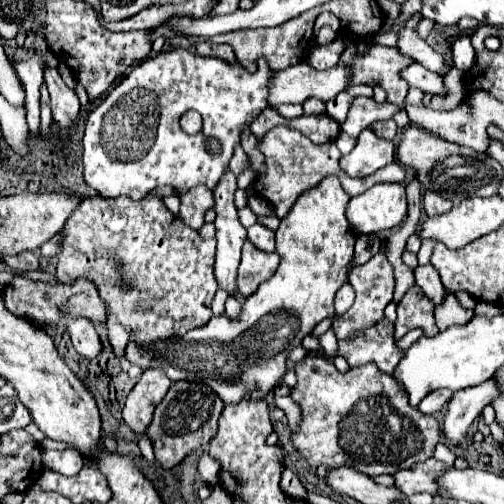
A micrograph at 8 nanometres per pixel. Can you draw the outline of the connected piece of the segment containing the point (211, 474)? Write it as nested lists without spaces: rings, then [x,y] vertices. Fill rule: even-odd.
[[[208,452],[202,454],[202,458],[198,462],[198,472],[208,484],[212,484],[212,486],[218,484],[218,462]]]

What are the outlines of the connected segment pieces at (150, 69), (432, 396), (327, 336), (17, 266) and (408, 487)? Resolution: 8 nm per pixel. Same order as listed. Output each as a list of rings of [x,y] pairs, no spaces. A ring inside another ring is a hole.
[[[174,48],[170,52],[160,52],[154,58],[138,64],[104,100],[90,112],[84,130],[84,180],[104,198],[130,196],[132,200],[142,200],[150,190],[158,186],[172,186],[176,194],[188,192],[196,186],[208,186],[214,190],[228,170],[228,162],[234,154],[234,146],[240,144],[242,128],[258,118],[270,104],[266,104],[266,92],[270,92],[270,68],[266,60],[258,60],[256,72],[246,72],[242,64],[226,64],[226,60],[214,60],[198,56],[184,48]],[[188,110],[202,114],[204,128],[200,134],[190,136],[180,128],[180,116]],[[214,136],[222,144],[222,156],[214,158],[206,152],[204,140]]]
[[[448,388],[434,390],[434,392],[430,392],[430,394],[420,402],[418,408],[420,408],[422,414],[434,414],[434,412],[442,410],[442,406],[450,400],[450,396],[452,396],[452,392],[450,392]]]
[[[328,330],[328,332],[324,332],[322,336],[318,336],[318,340],[320,340],[320,344],[322,344],[324,356],[326,356],[328,360],[332,360],[332,358],[336,356],[336,352],[338,352],[338,340],[336,340],[334,332]]]
[[[22,252],[18,256],[6,256],[4,262],[12,270],[40,270],[40,262],[34,252]]]
[[[436,458],[424,460],[422,464],[414,464],[402,472],[396,472],[396,486],[406,494],[418,494],[418,492],[428,492],[428,494],[436,494],[438,492],[438,484],[434,484],[434,480],[438,476],[442,476],[442,472],[446,472],[448,466]]]

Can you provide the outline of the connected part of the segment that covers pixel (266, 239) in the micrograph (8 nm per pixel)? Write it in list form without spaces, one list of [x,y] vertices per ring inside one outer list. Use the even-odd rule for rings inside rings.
[[[254,224],[248,228],[248,240],[264,252],[274,252],[274,232],[262,224]]]

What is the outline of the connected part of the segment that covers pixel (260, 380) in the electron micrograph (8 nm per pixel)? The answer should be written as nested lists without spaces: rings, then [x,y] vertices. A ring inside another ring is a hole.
[[[334,175],[324,178],[318,188],[310,188],[310,192],[304,192],[296,200],[294,208],[290,208],[290,212],[282,218],[280,228],[276,230],[276,252],[282,256],[278,272],[270,280],[266,280],[252,296],[246,298],[238,318],[230,318],[224,312],[220,316],[214,316],[202,328],[194,328],[192,332],[186,332],[184,336],[174,336],[170,340],[158,340],[154,344],[148,344],[146,348],[142,348],[142,344],[130,342],[130,346],[126,346],[124,358],[130,364],[140,366],[142,370],[162,368],[172,382],[204,382],[222,398],[224,404],[238,404],[238,400],[242,400],[246,392],[250,392],[252,400],[266,398],[270,390],[274,390],[282,382],[288,370],[286,362],[290,352],[302,344],[304,336],[310,334],[320,320],[334,316],[334,294],[348,280],[356,242],[356,234],[346,220],[348,202],[350,196],[342,192],[342,184],[338,178]]]

